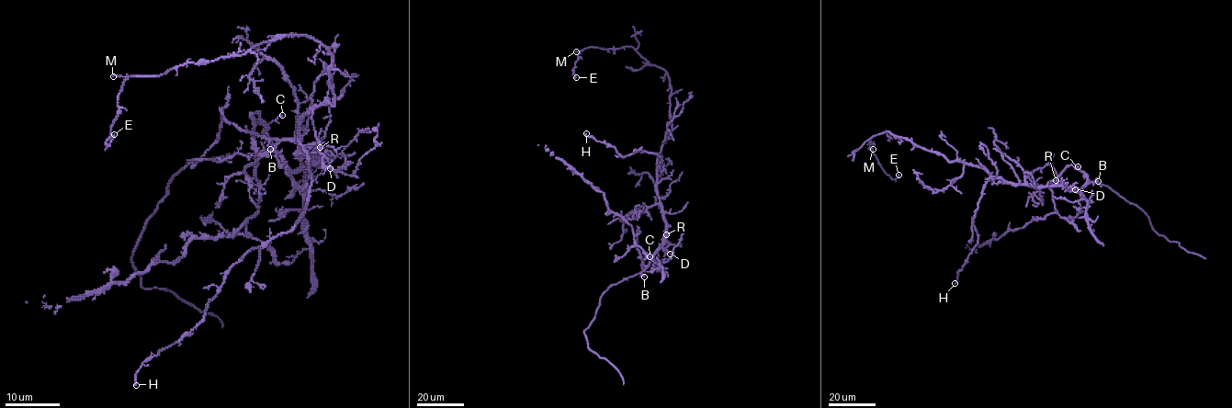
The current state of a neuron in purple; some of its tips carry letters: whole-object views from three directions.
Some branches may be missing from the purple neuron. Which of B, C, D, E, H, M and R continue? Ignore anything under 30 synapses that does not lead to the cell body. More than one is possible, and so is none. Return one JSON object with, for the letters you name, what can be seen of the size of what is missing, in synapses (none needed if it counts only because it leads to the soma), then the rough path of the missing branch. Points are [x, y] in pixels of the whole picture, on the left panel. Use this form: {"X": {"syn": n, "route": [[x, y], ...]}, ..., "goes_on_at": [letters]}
{"goes_on_at": []}

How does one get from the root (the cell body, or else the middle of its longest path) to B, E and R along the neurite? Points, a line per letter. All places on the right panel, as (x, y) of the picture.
B: (1030, 186), (1067, 186), (1079, 190), (1090, 183), (1098, 181)
E: (1030, 186), (1006, 183), (981, 167), (948, 161), (889, 131), (873, 136), (868, 149), (893, 179), (898, 175)
R: (1030, 186), (1061, 186), (1056, 180)

